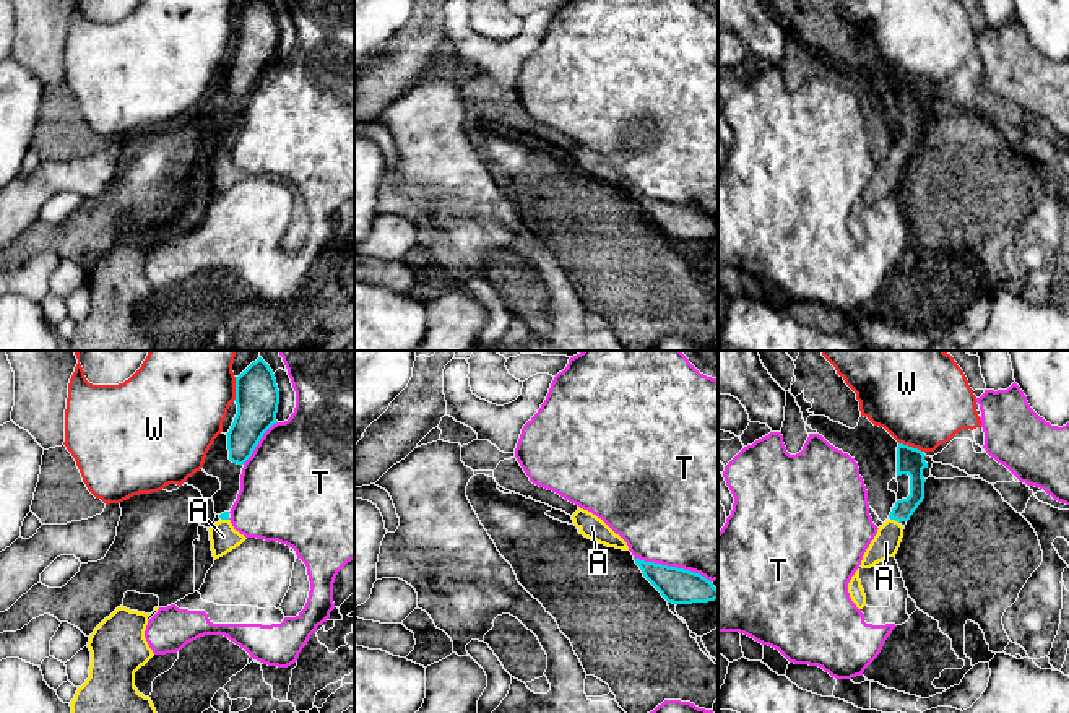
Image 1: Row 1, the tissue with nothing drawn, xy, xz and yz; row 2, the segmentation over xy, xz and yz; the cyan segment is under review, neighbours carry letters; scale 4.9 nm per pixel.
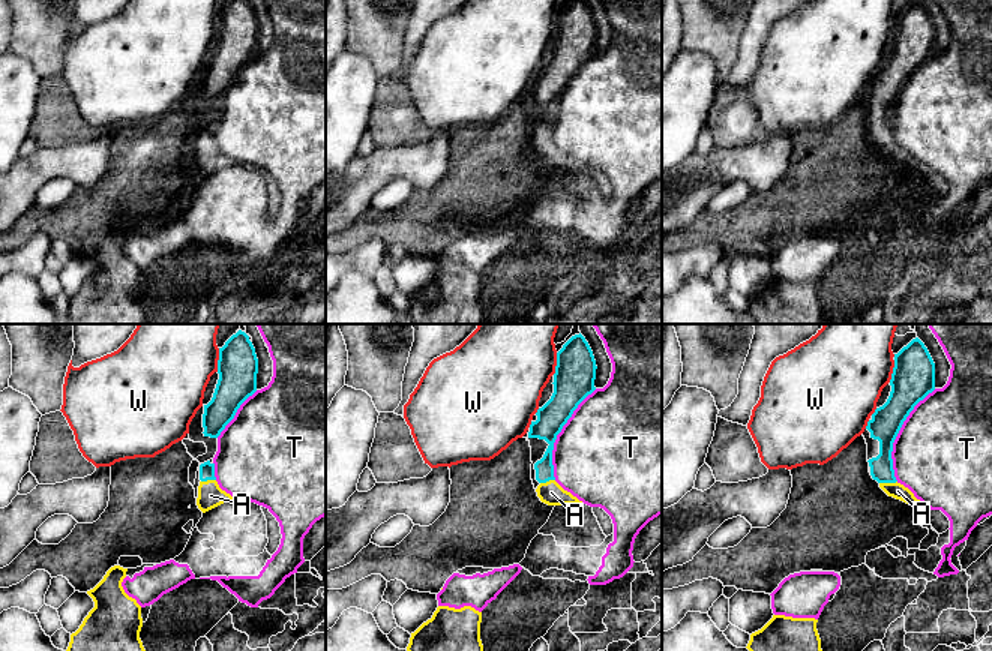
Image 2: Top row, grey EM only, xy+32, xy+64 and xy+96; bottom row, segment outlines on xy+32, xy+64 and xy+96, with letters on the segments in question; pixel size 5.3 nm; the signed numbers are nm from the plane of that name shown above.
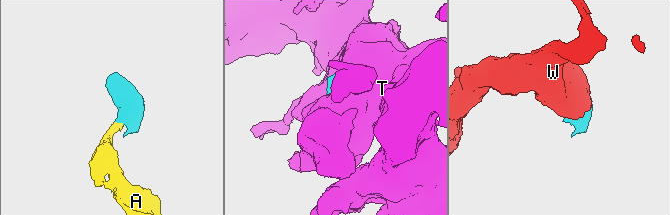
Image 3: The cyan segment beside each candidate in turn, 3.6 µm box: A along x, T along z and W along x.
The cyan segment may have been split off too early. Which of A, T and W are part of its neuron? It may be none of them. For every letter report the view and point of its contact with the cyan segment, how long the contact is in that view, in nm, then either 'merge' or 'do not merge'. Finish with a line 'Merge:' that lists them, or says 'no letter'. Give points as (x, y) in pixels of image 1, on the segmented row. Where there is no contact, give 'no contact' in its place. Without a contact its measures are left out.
A: yz (895, 520) | 50 nm | merge
T: xz (673, 567) | 400 nm | do not merge
W: xy (236, 388) | 120 nm | do not merge
Merge: A

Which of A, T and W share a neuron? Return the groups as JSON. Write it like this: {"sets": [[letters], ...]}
{"sets": [["A"], ["T"], ["W"]]}

